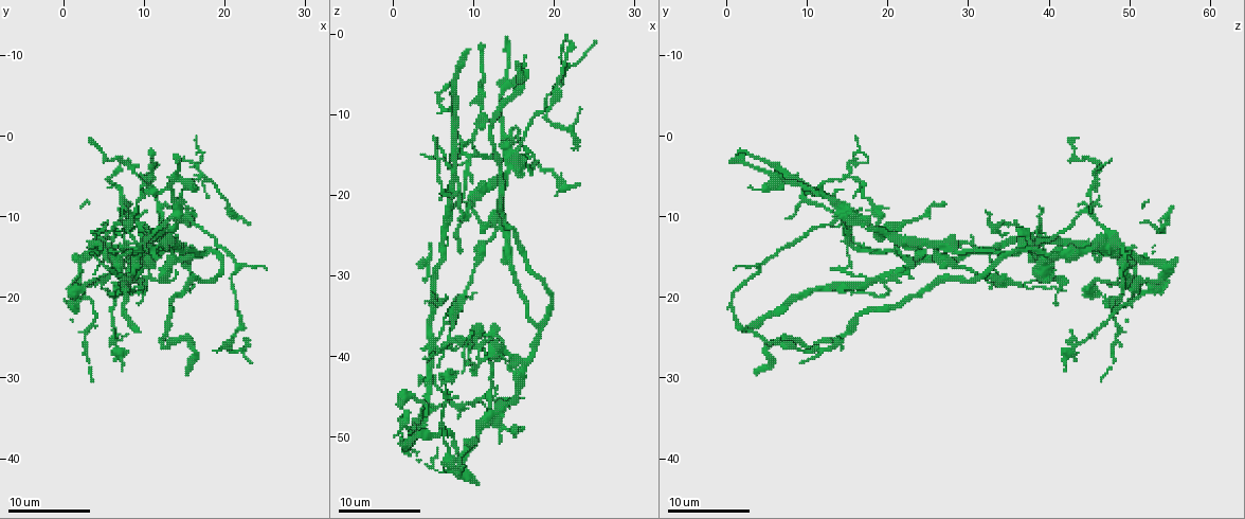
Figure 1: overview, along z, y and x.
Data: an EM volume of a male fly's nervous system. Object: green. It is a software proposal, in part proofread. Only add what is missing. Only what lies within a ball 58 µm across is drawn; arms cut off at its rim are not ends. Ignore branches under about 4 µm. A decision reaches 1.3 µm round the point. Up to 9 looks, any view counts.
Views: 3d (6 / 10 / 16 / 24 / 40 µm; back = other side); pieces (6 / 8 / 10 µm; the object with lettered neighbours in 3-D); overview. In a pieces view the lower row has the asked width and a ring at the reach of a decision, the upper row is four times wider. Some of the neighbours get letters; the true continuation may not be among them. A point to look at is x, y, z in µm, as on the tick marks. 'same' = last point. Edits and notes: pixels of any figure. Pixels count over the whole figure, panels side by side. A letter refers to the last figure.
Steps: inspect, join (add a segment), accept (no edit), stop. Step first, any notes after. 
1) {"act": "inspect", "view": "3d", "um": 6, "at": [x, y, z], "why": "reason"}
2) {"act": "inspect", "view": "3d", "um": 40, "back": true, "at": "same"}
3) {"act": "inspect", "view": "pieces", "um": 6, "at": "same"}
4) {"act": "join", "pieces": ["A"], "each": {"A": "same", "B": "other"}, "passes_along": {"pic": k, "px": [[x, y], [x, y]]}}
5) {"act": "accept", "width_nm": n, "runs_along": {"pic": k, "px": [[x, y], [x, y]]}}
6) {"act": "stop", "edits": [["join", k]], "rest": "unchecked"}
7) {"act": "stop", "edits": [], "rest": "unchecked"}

{"act": "inspect", "view": "pieces", "um": 6, "at": [5.0, 19.2, 13.0], "why": "thin end"}

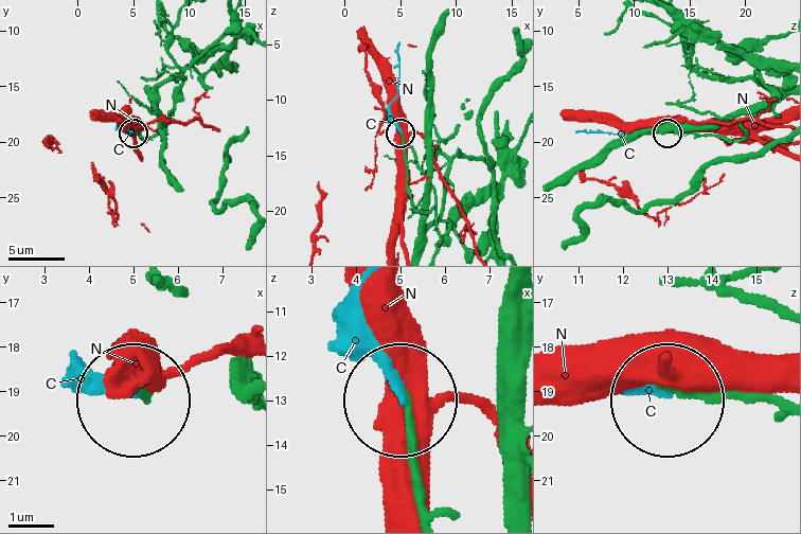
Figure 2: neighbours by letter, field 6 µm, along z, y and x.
{"act": "join", "pieces": ["C"], "each": {"C": "same", "N": "other"}, "found": "the neuron continues"}

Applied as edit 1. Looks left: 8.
{"act": "inspect", "view": "overview"}

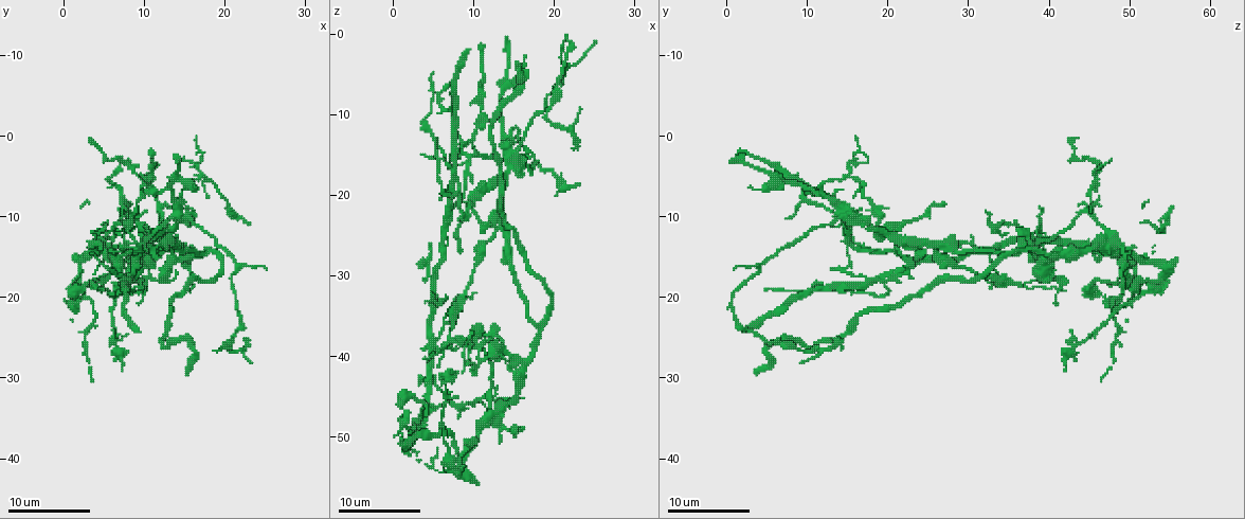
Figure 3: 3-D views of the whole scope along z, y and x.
{"act": "inspect", "view": "pieces", "um": 6, "at": [22.8, 10.8, 19.0], "why": "long arm stops here"}

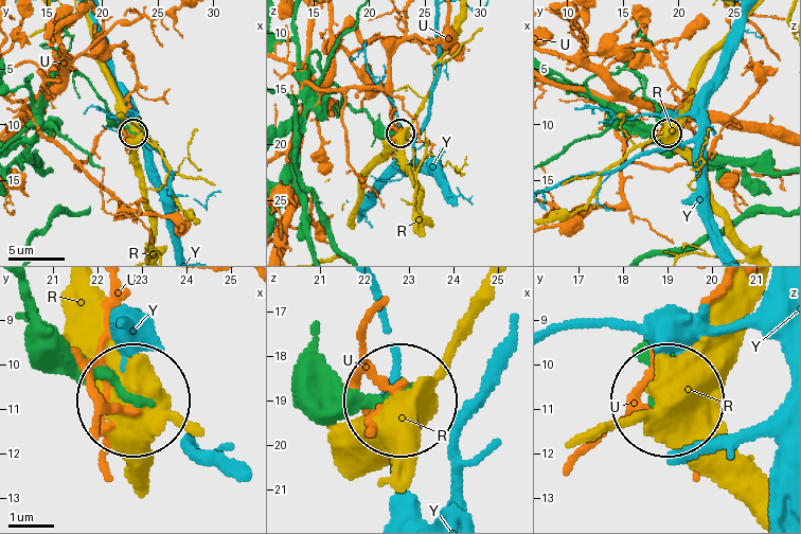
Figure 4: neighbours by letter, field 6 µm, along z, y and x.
{"act": "accept", "width_nm": 180, "each": {"R": "other", "U": "other", "Y": "other"}, "runs_along": {"pic": 4, "px": [[20, 284], [123, 394]]}, "found": "none of them fits"}

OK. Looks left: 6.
{"act": "inspect", "view": "3d", "um": 10, "at": [7.4, 18.6, 36.4]}

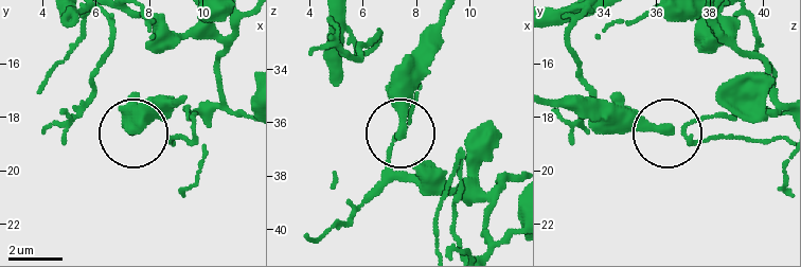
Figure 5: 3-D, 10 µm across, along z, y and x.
{"act": "inspect", "view": "pieces", "um": 10, "at": [7.5, 18.5, 36.6]}

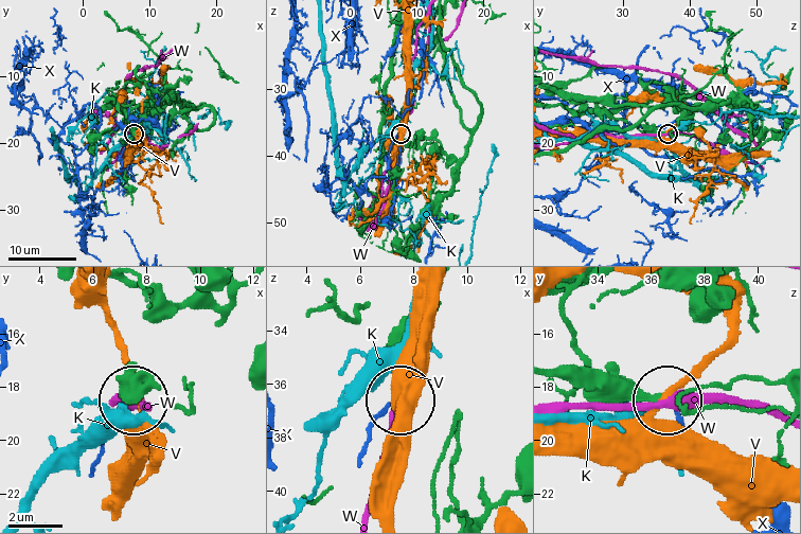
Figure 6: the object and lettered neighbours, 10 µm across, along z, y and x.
{"act": "accept", "width_nm": 280, "each": {"K": "other", "V": "other", "W": "other", "X": "other"}, "found": "no lettered segment goes on from it"}

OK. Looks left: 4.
{"act": "inspect", "view": "pieces", "um": 8, "at": [8.4, 8.2, 26.8], "why": "branch stops here"}

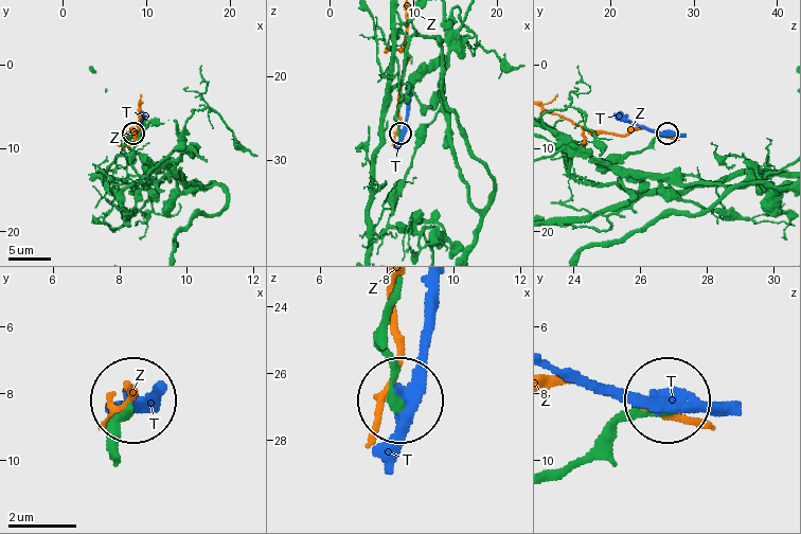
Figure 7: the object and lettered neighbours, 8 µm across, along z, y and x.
{"act": "accept", "width_nm": 300, "each": {"T": "other", "Z": "other"}, "found": "no lettered segment goes on from it"}

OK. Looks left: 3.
{"act": "stop", "edits": [["join", 2]], "rest": "unchecked"}

